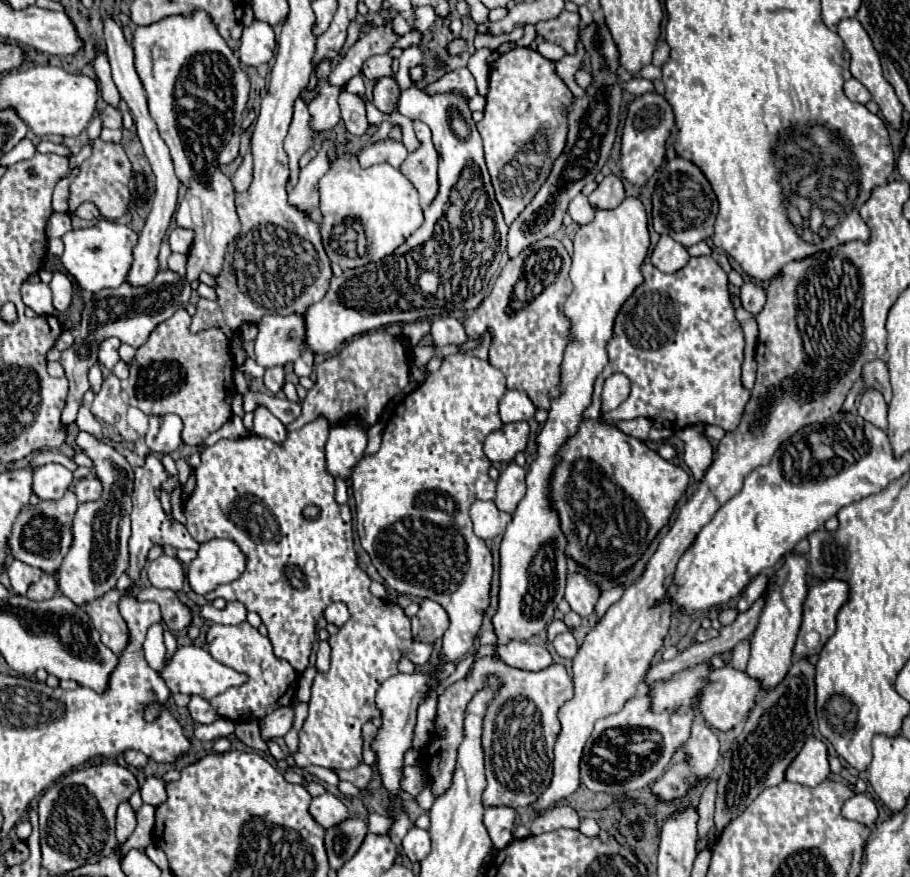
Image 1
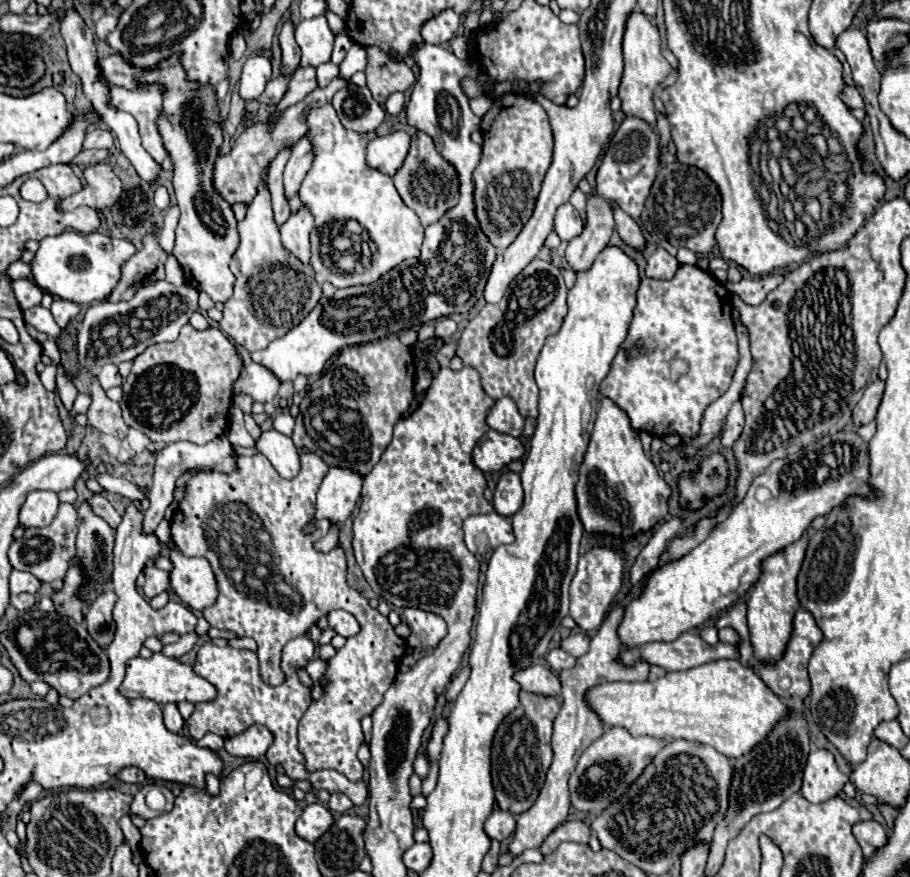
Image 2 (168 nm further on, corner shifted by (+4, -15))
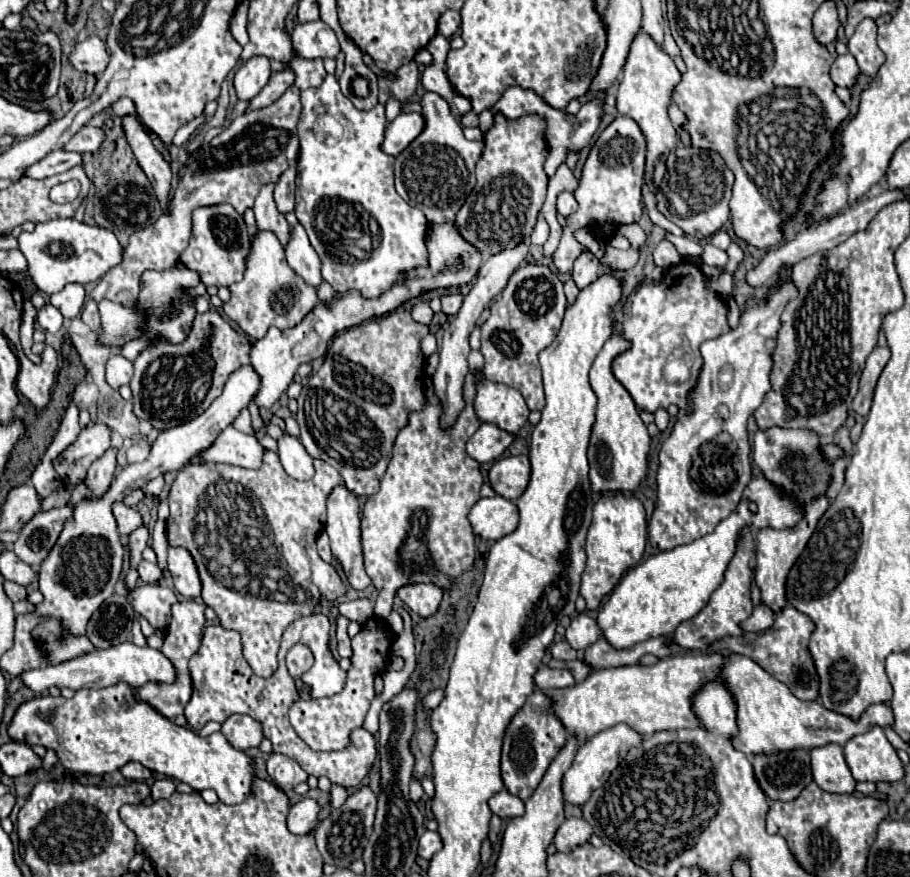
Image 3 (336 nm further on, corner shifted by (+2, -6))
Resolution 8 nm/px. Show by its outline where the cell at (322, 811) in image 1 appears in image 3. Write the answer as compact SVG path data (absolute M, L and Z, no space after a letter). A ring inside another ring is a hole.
M303 798L297 804L293 804L289 816L287 816L287 826L293 834L309 834L317 824L319 824L319 812L321 806L313 798Z

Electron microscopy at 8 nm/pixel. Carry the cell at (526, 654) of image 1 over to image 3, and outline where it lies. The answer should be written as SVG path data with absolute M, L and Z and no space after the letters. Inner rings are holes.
M549 666L537 668L533 680L535 680L535 686L541 688L543 692L569 688L569 686L575 684L575 680L573 680L573 676L571 676L569 670L557 670L557 668L549 668Z

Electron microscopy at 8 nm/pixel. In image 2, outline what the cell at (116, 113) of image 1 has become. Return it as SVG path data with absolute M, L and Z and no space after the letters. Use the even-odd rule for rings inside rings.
M93 129L91 133L85 135L83 149L111 149L113 145L113 135L107 129Z

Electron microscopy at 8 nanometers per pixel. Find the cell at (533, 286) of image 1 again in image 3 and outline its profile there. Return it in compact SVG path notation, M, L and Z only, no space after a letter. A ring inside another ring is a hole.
M525 262L509 278L505 290L489 306L491 316L481 326L481 354L485 358L485 378L501 382L521 392L529 410L543 408L543 384L537 354L555 340L567 298L559 274L537 262Z

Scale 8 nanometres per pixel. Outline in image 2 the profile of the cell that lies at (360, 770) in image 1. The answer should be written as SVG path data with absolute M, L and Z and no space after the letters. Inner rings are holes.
M309 635L291 639L283 647L281 655L281 668L286 675L285 683L277 685L277 687L269 687L259 677L259 669L257 669L253 651L241 651L241 649L233 649L229 645L217 647L211 641L203 643L199 653L197 653L197 661L193 665L193 671L199 677L207 679L211 685L215 685L217 695L215 695L213 701L195 705L193 715L187 719L189 733L191 733L193 739L201 739L207 733L215 733L215 735L221 735L221 737L227 739L227 737L239 735L253 723L261 723L273 733L273 745L267 751L269 763L273 763L273 765L281 763L285 773L293 781L309 779L317 791L319 789L327 789L329 793L341 791L353 801L353 805L361 805L367 799L365 781L353 783L345 775L341 775L339 771L329 771L329 769L307 771L305 769L305 757L297 749L297 725L299 725L299 719L303 717L303 713L307 711L307 707L311 703L311 695L309 695L307 687L301 687L301 681L297 679L296 669L306 667L307 661L311 659L309 653L315 653L315 643L309 639Z

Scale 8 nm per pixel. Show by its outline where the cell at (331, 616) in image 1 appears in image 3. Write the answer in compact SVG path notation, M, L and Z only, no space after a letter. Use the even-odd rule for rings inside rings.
M367 598L353 600L353 602L341 602L339 604L339 614L345 616L351 622L363 624L371 614L373 614L373 602Z

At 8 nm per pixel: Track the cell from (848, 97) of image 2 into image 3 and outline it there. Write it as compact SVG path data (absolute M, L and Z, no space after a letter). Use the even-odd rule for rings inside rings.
M851 54L837 56L831 66L831 80L841 88L851 88L857 84L859 66Z

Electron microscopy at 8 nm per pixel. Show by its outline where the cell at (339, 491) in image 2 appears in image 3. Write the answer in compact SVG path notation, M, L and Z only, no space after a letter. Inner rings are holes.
M337 484L327 496L327 524L325 530L331 538L333 556L343 564L343 572L349 584L357 590L363 590L371 585L371 578L363 568L363 554L361 554L361 532L359 532L359 502L357 496L351 494L345 484Z

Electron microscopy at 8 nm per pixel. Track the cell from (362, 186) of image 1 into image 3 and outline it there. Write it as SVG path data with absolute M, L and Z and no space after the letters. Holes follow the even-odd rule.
M333 74L325 78L325 82L319 88L309 88L301 92L301 104L303 114L299 118L299 166L297 166L297 202L295 202L295 214L299 222L303 222L309 240L317 254L321 256L321 274L323 280L333 286L335 292L347 292L349 288L359 290L365 298L375 298L383 294L383 290L389 290L393 280L399 272L413 270L415 266L427 264L427 248L425 248L425 234L427 234L427 220L425 214L413 206L409 206L395 190L393 184L393 156L387 156L381 152L379 144L383 140L385 132L385 106L377 104L369 112L355 110L351 102L341 94L339 82ZM357 200L377 222L381 228L381 244L379 248L373 248L367 256L357 256L347 252L345 246L335 246L333 238L341 238L341 224L343 224L343 202Z

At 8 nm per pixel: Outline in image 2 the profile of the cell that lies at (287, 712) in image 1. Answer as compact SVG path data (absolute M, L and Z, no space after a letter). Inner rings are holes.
M253 725L245 729L241 735L233 739L225 739L225 749L229 755L245 757L245 759L259 759L271 747L273 735L265 725Z

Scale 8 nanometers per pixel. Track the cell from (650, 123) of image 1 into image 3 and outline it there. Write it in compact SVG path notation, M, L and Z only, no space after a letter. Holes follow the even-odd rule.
M617 116L597 138L593 144L589 158L583 166L583 174L579 180L579 188L575 190L575 198L579 202L579 210L567 218L567 226L563 228L563 236L559 248L553 254L555 268L559 272L571 272L575 258L581 254L583 246L573 238L573 232L581 226L587 226L595 218L595 232L605 238L611 236L617 224L639 222L643 214L641 204L641 188L645 178L645 156L647 142L639 128L639 124L629 116Z

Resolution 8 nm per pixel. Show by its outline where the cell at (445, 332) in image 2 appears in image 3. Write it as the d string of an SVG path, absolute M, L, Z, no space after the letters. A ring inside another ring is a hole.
M445 294L445 296L441 296L441 310L443 310L443 314L455 316L459 312L459 308L461 308L461 302L463 302L461 294Z

